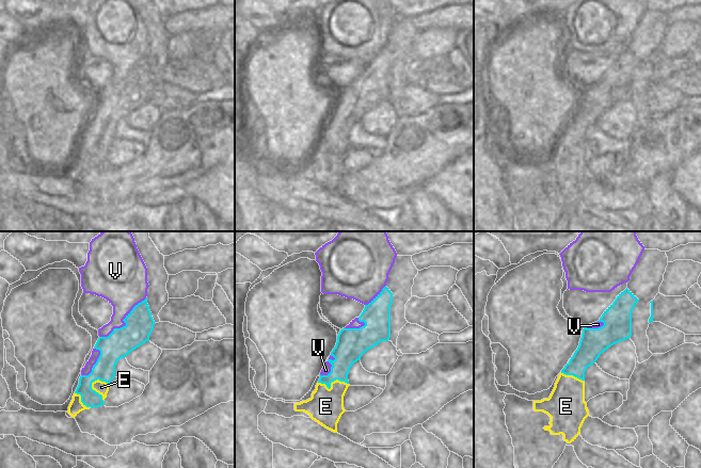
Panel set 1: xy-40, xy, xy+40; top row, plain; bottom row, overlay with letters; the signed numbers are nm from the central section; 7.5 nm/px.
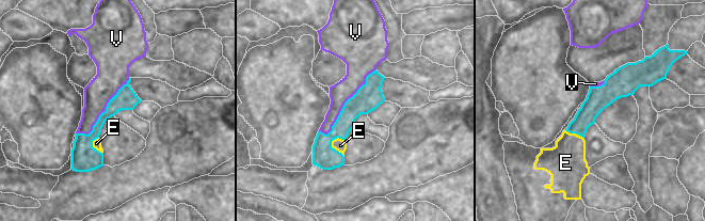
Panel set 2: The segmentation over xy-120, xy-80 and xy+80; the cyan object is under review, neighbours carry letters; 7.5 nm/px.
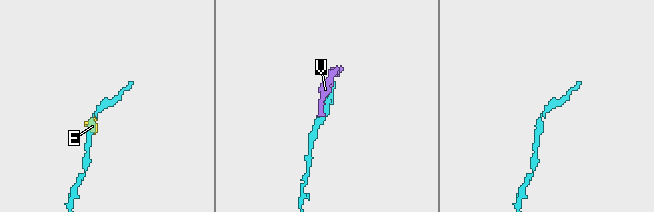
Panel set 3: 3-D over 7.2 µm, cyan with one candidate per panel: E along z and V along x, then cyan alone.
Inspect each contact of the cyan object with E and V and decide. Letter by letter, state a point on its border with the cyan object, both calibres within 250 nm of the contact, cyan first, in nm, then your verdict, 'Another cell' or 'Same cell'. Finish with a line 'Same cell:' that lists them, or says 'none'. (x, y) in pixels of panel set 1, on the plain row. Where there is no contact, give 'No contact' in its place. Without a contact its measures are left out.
E: Touches cyan at xy-40 (94, 151). Thickness 160 nm (cyan) against 100 nm. Another cell
V: Touches cyan at xy-40 (124, 82). Thickness 200 nm (cyan) against 300 nm. Another cell
Same cell: none

